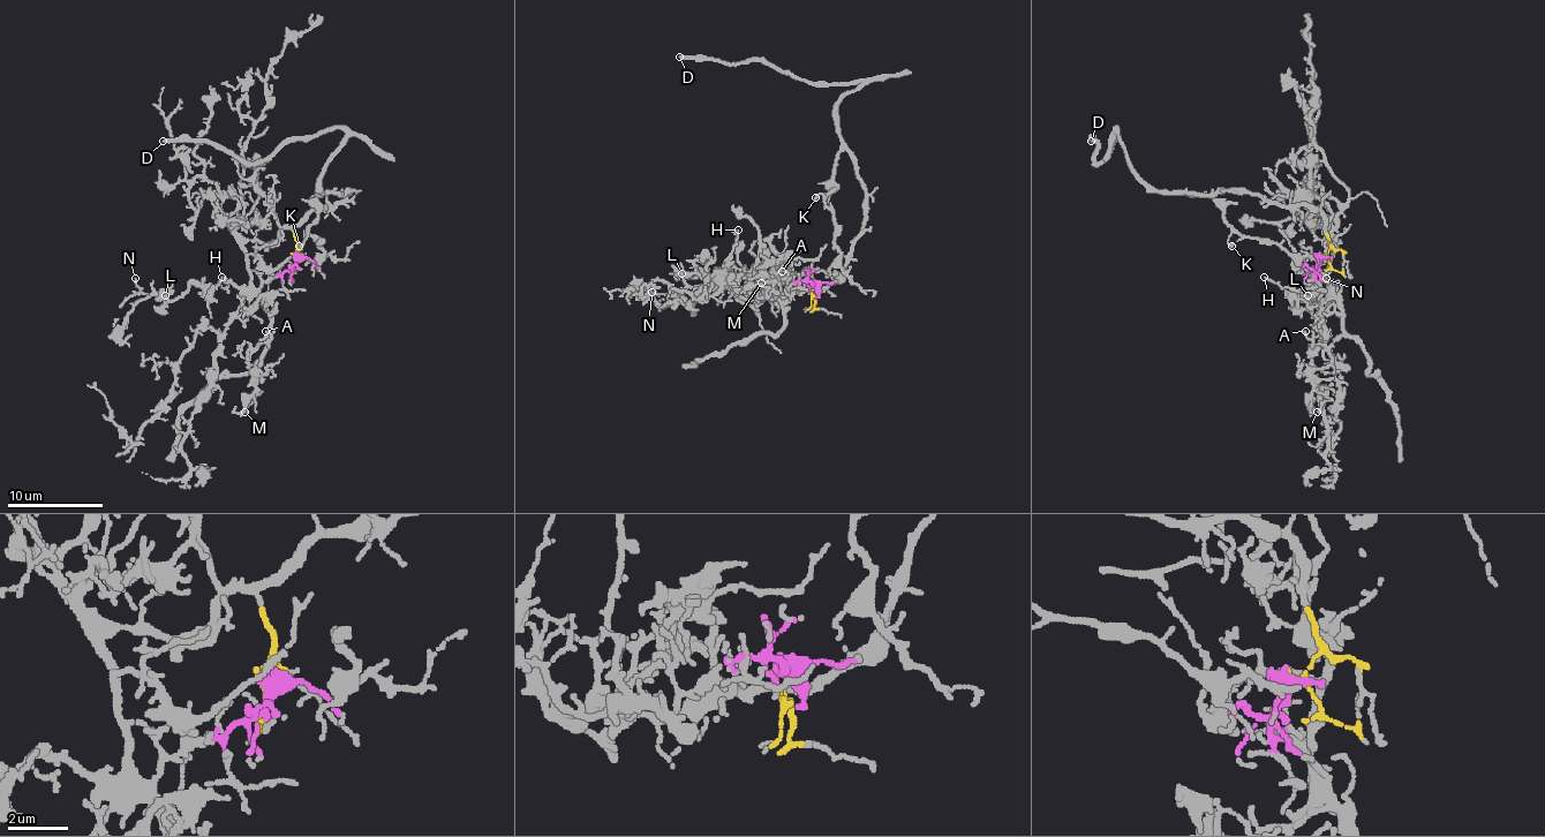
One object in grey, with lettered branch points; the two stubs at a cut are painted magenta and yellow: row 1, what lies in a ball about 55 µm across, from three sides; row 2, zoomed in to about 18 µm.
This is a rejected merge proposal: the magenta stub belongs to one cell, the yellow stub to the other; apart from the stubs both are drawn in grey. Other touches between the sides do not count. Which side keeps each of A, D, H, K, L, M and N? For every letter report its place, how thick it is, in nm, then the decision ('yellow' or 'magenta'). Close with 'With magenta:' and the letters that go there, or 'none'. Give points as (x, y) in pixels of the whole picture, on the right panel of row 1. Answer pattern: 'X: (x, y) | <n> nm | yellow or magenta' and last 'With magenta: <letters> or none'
A: (1305, 331) | 140 nm | magenta
D: (1091, 141) | 280 nm | yellow
H: (1264, 277) | 120 nm | magenta
K: (1231, 246) | 150 nm | yellow
L: (1308, 295) | 160 nm | magenta
M: (1317, 412) | 150 nm | magenta
N: (1326, 278) | 160 nm | magenta
With magenta: A, H, L, M, N

